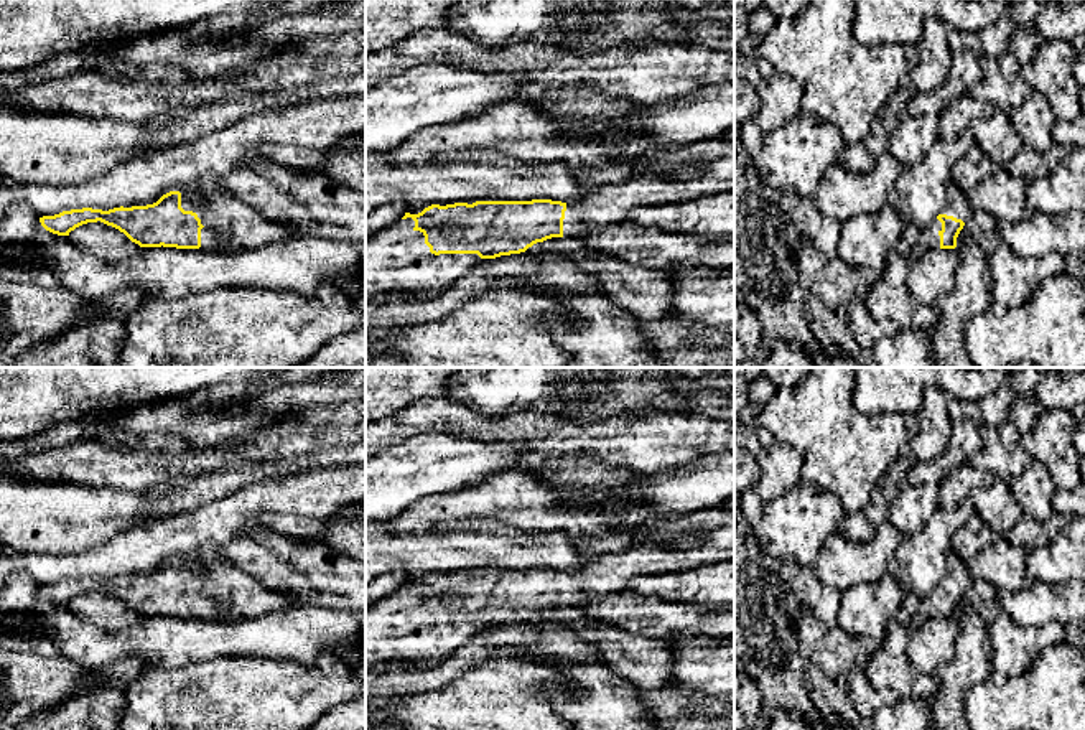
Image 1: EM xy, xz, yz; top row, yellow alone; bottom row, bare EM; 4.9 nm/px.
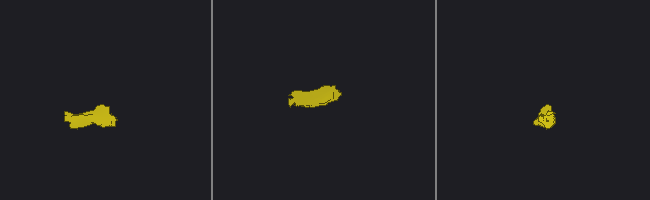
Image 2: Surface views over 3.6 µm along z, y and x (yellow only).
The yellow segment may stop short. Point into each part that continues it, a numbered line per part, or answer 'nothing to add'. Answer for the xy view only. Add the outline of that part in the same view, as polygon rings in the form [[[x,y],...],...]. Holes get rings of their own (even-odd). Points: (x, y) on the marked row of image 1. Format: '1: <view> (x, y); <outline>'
1: xy (231, 224); [[[211,186],[204,206],[191,204],[181,196],[181,208],[193,211],[204,226],[201,247],[207,252],[239,252],[263,244],[283,242],[295,232],[280,222],[268,221],[254,206],[244,203],[222,186]]]

